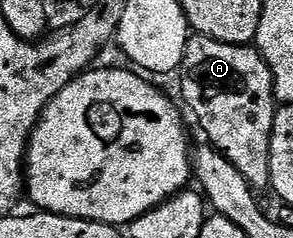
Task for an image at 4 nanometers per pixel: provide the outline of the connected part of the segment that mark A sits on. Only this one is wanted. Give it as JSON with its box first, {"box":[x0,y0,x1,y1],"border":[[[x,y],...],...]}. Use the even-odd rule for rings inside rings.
{"box":[177,33,277,193],"border":[[[195,33],[188,38],[185,45],[185,57],[182,67],[177,72],[177,78],[179,91],[187,102],[186,110],[195,114],[200,129],[207,134],[206,142],[217,148],[230,163],[237,165],[241,177],[245,177],[252,189],[259,193],[263,190],[266,192],[271,185],[269,157],[277,100],[275,80],[271,77],[269,65],[263,60],[263,54],[251,45],[226,43]]]}

